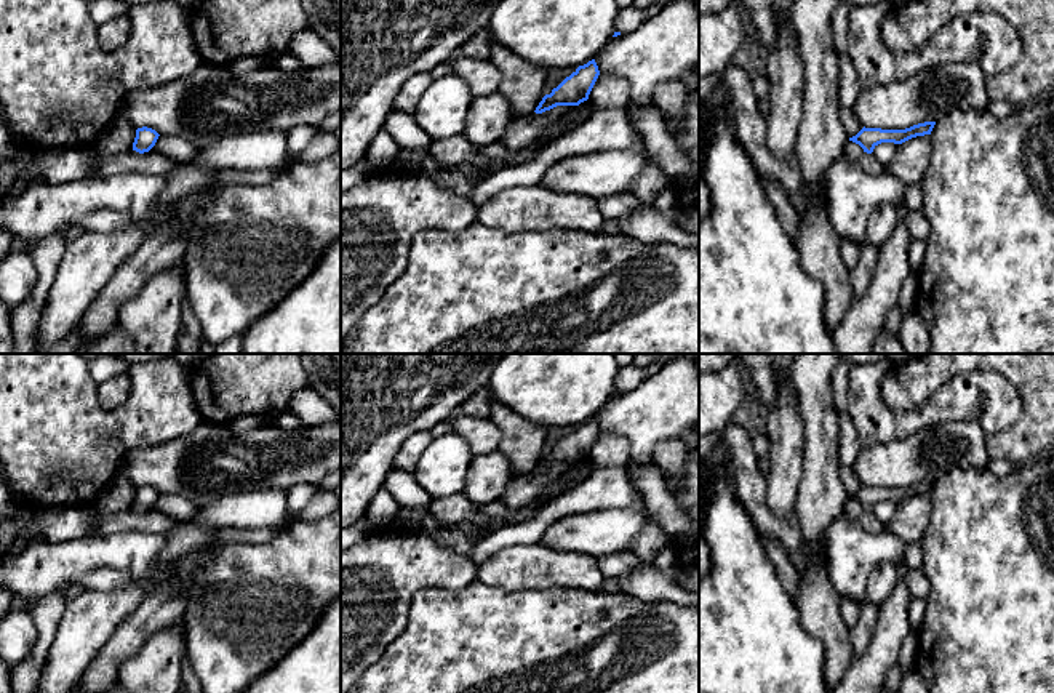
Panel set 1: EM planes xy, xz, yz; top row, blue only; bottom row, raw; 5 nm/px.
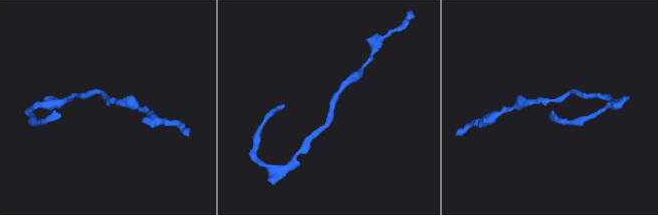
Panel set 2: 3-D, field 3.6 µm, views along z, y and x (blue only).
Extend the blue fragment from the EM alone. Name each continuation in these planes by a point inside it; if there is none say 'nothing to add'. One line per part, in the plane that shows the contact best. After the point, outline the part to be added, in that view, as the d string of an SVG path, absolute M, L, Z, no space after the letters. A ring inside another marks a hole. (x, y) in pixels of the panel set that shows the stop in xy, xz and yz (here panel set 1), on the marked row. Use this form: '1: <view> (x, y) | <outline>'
nothing to add

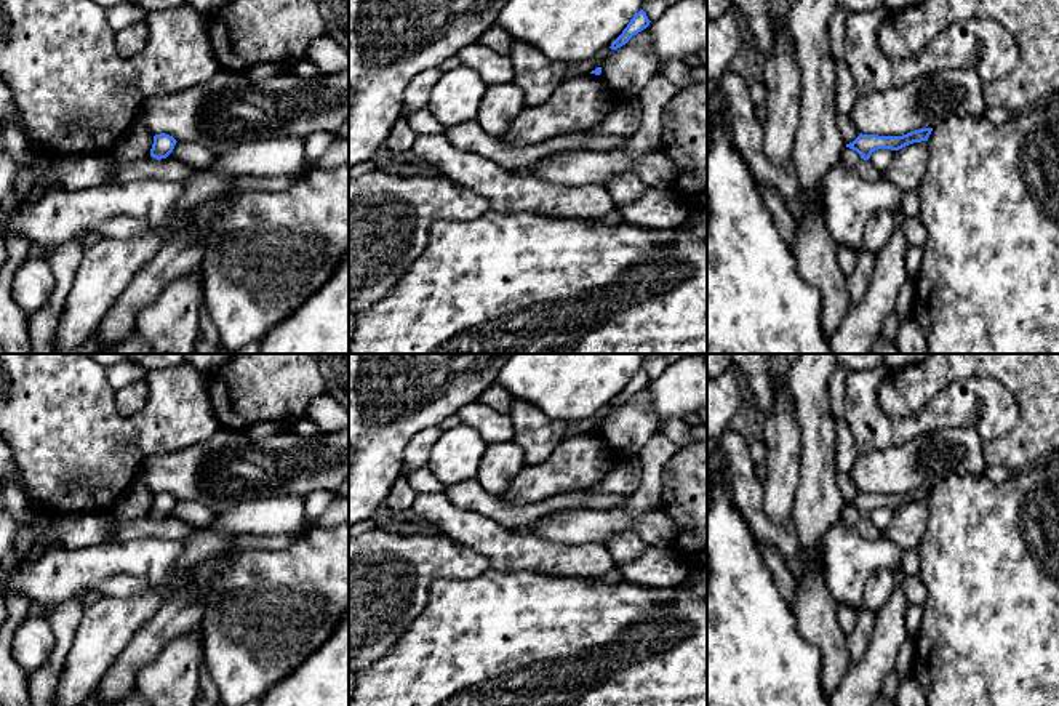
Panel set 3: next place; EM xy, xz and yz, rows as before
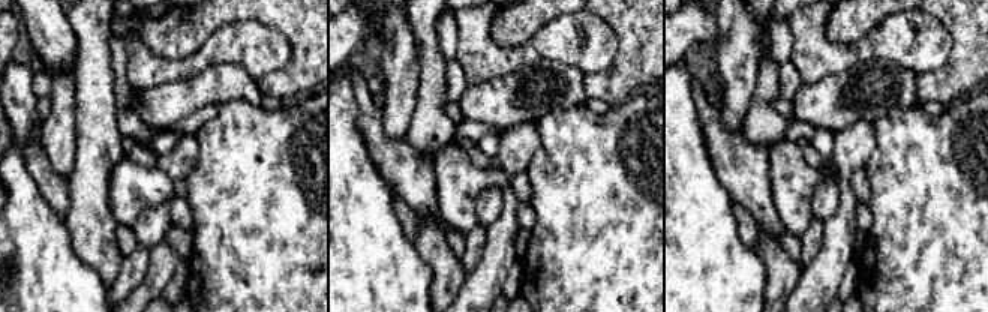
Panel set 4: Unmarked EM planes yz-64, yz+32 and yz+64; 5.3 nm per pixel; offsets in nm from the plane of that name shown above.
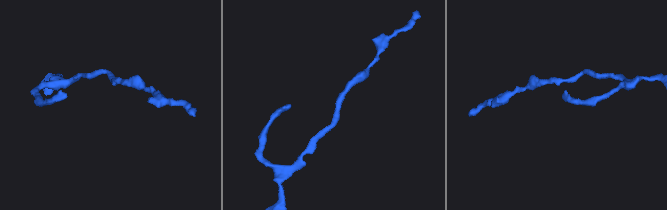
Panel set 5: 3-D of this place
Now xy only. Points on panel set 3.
nothing to add

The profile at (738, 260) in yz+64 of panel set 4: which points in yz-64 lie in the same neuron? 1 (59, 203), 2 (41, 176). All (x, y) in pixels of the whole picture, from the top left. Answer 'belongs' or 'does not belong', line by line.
1: does not belong
2: does not belong

